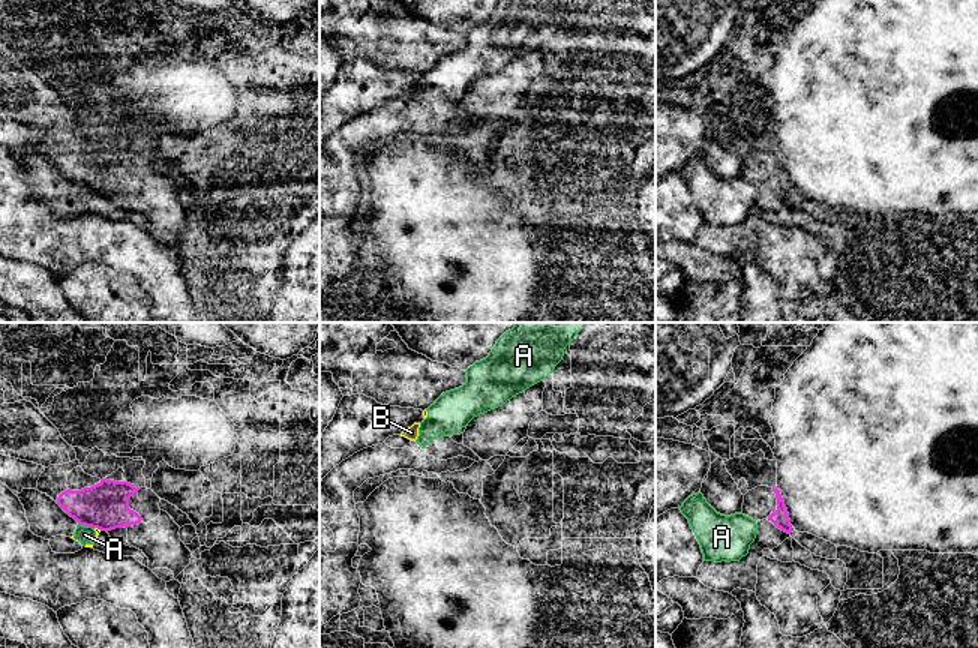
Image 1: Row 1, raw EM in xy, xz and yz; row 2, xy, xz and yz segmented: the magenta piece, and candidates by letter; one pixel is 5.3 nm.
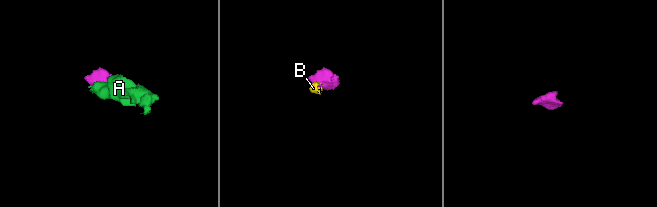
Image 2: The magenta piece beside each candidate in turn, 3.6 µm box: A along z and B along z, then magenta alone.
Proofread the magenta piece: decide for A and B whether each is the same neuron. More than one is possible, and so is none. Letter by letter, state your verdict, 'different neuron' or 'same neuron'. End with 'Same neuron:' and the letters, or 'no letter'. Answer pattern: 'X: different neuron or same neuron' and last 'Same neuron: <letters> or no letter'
A: different neuron
B: different neuron
Same neuron: no letter

